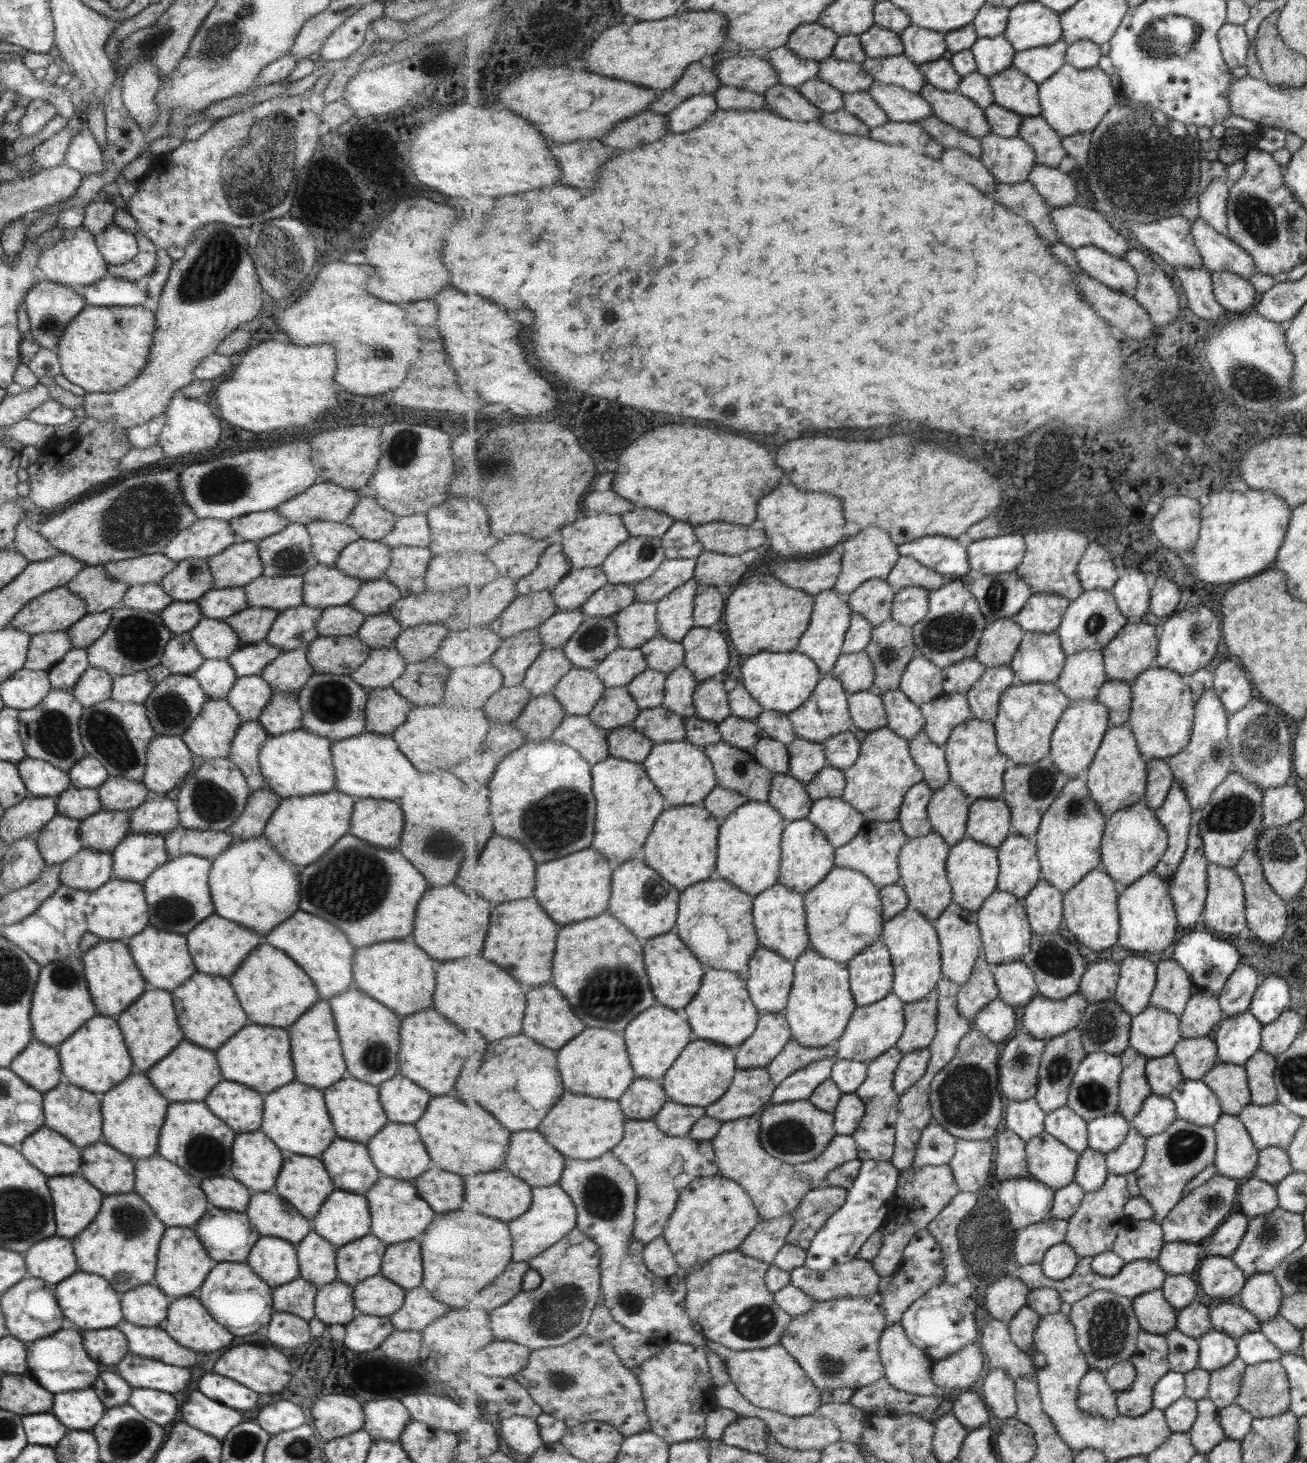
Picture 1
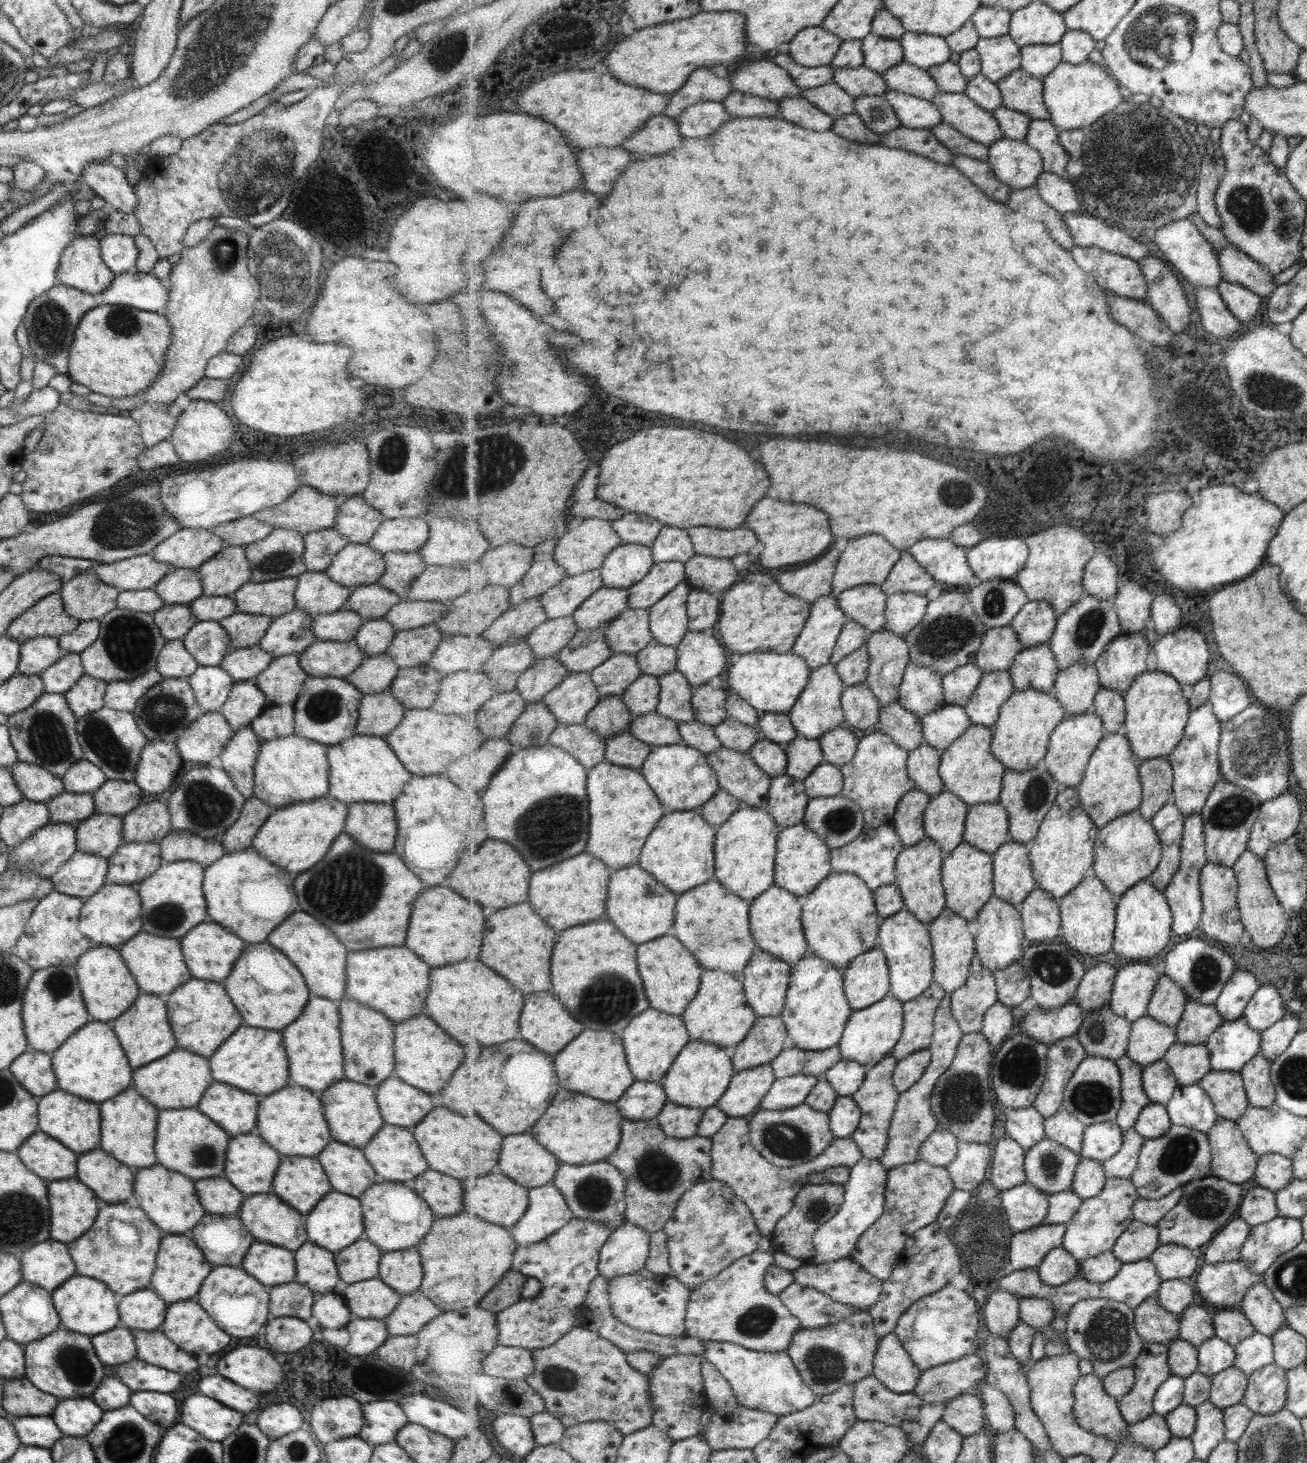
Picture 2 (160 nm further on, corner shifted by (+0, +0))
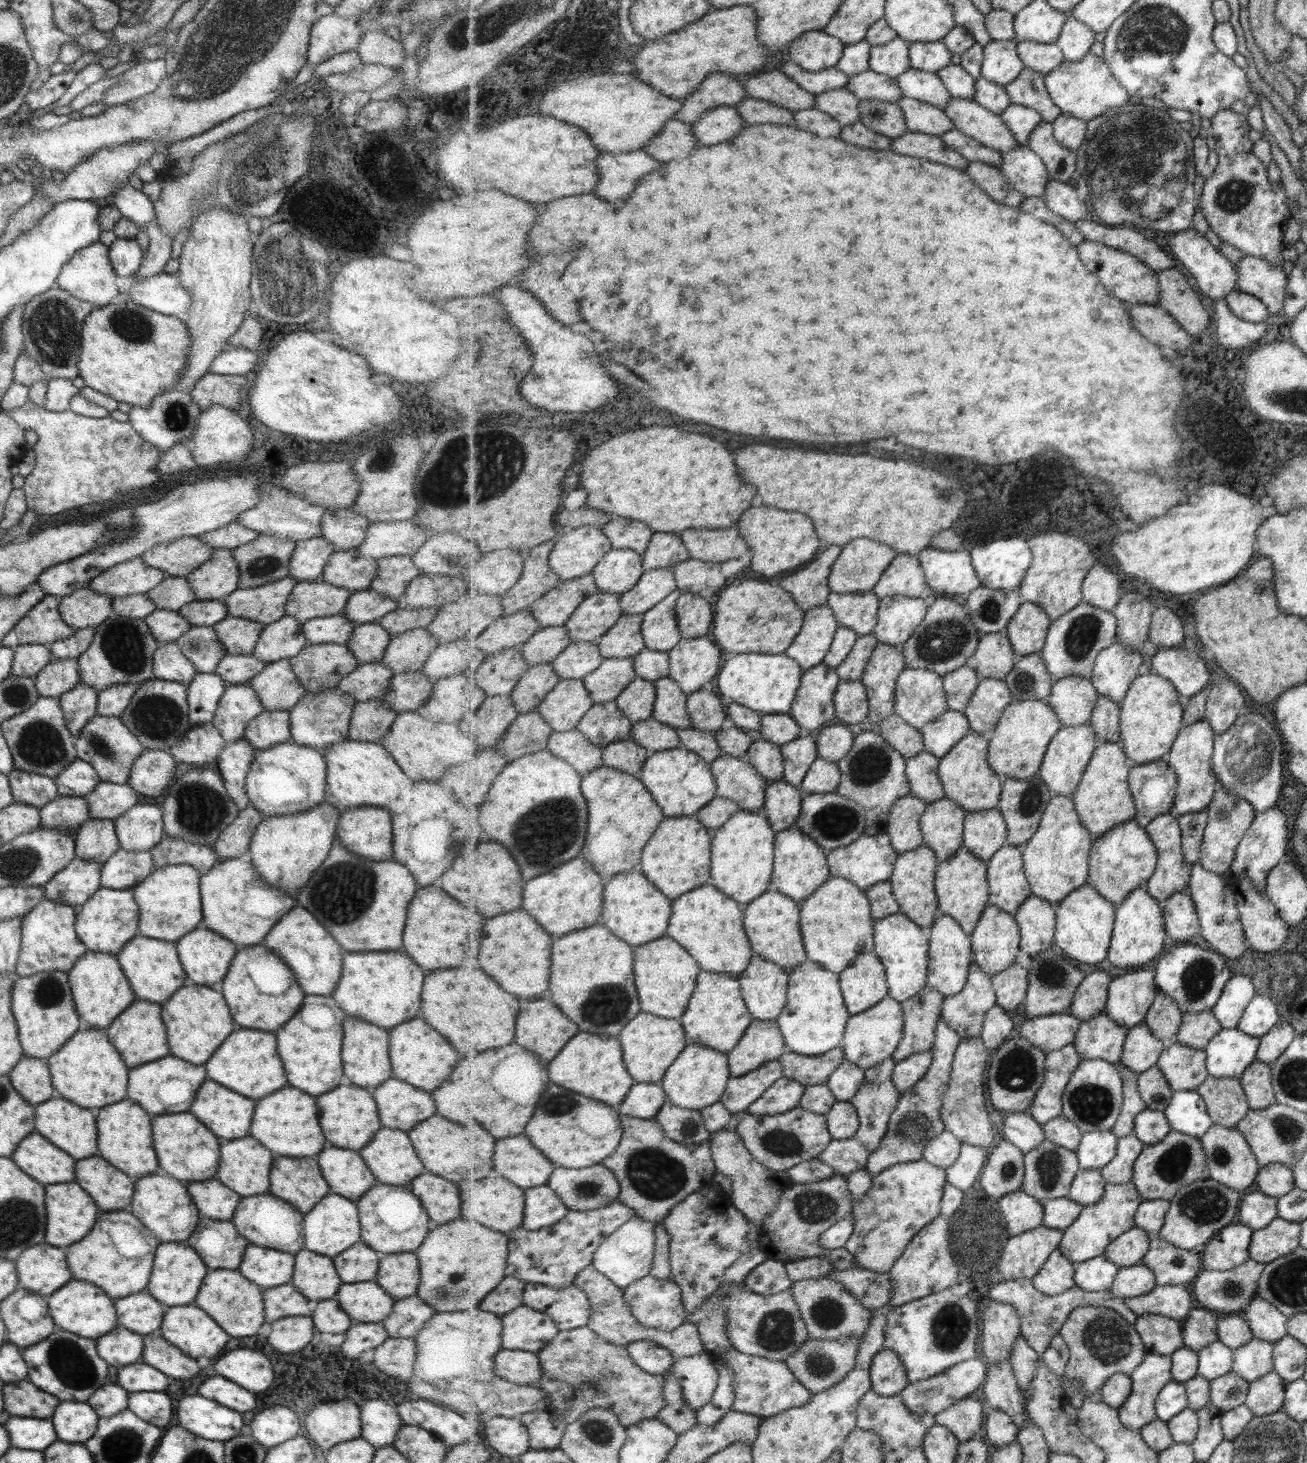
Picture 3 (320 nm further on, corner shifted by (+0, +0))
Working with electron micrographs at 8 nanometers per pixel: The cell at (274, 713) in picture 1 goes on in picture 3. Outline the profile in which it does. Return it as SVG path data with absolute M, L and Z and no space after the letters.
M261 711L246 724L242 738L255 752L290 742L288 711Z

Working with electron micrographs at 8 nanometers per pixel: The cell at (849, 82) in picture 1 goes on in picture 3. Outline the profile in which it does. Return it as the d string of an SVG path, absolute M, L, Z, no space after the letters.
M867 70L850 76L847 88L860 100L877 99L885 102L900 102L904 97L902 88L896 78Z

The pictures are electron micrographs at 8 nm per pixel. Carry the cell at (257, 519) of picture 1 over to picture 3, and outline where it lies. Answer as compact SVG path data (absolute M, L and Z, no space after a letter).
M233 521L217 530L198 534L197 540L211 547L211 549L231 551L233 548L251 542L250 540L253 540L257 535L259 535L257 532L253 532L253 530L249 530L247 527Z

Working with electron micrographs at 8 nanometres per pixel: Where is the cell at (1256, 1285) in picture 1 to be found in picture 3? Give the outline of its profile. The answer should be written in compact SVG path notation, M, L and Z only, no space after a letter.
M1259 1296L1253 1298L1248 1308L1243 1312L1243 1317L1252 1327L1255 1337L1264 1339L1265 1342L1274 1343L1279 1341L1288 1332L1285 1332L1288 1320L1280 1310L1276 1309L1268 1300L1261 1299Z

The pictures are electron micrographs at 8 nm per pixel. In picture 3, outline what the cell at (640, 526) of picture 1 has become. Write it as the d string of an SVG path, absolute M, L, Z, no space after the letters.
M615 516L602 530L611 539L614 549L635 550L642 555L648 550L655 534L645 522L621 516Z

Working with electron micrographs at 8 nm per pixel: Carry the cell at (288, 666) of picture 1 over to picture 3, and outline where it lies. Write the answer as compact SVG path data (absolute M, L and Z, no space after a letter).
M288 659L266 663L259 674L247 682L265 711L291 710L304 695L304 688L298 684Z

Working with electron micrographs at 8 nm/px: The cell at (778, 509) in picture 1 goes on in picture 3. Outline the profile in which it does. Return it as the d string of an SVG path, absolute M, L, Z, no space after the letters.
M761 506L751 508L740 518L741 522L735 524L741 534L749 540L750 548L755 548L753 568L757 574L763 576L777 576L781 572L793 570L809 560L815 558L819 552L819 536L815 532L813 520L801 512L785 512L775 506Z

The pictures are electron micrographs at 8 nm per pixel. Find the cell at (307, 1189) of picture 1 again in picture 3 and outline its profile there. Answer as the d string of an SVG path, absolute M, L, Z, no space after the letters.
M297 1158L297 1168L289 1174L283 1172L279 1162L273 1162L268 1176L268 1190L299 1213L305 1215L330 1192L328 1184L321 1178L321 1171L313 1158Z

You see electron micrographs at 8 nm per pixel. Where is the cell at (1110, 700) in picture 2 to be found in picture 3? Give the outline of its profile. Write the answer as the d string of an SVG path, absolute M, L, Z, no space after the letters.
M1100 695L1089 724L1096 731L1099 742L1118 743L1122 739L1120 714L1122 707L1109 697Z

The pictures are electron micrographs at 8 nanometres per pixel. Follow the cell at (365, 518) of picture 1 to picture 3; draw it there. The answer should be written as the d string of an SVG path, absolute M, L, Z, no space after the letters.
M350 507L325 510L320 518L320 537L331 544L334 551L356 549L365 538L366 518L355 514Z

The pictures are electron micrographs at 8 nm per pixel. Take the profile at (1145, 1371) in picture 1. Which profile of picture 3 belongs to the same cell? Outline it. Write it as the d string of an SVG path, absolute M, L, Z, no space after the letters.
M1150 1353L1132 1374L1132 1393L1120 1408L1120 1419L1129 1430L1140 1431L1158 1418L1156 1400L1172 1378L1172 1357Z

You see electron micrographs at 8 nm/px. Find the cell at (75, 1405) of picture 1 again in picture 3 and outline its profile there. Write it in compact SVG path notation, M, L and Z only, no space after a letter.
M60 1401L49 1419L56 1440L83 1445L93 1436L98 1416L86 1402Z

